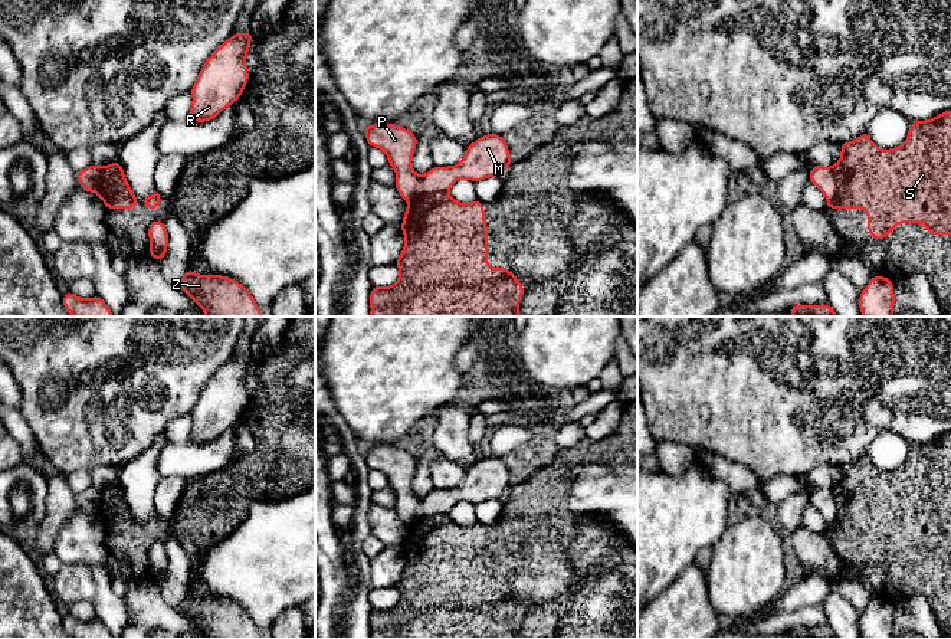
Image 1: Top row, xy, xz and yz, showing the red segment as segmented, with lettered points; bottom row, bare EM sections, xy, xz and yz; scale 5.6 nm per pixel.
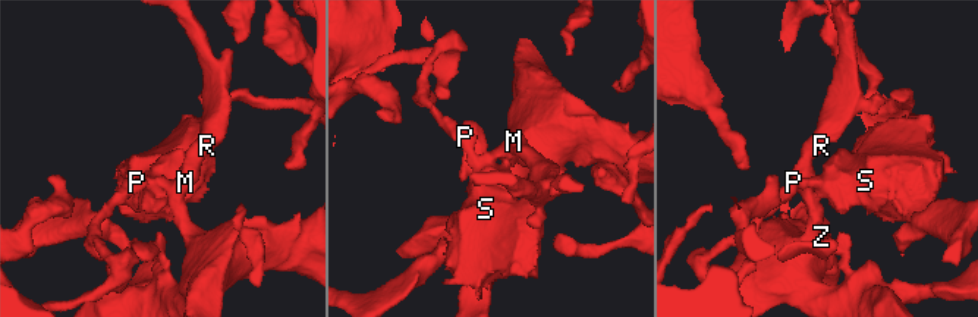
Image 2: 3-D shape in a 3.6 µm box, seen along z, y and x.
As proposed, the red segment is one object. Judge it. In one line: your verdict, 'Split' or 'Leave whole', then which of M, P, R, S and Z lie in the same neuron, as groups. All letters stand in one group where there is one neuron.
Split. Groups: M P R Z / S

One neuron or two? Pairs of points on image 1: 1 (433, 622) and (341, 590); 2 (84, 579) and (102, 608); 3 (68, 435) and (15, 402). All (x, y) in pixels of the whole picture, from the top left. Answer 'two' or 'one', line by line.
1: two
2: one
3: two

